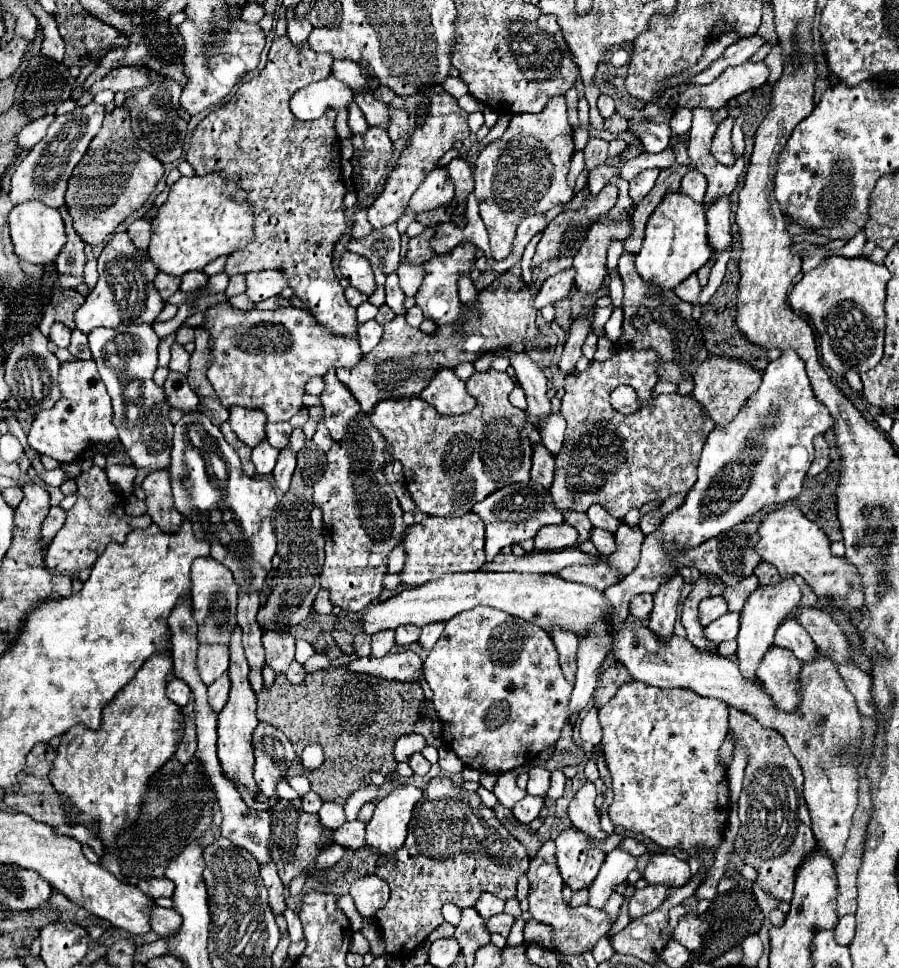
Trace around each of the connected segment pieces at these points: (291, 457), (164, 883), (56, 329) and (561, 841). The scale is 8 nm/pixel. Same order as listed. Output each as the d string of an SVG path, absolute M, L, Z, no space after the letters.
M290 448L280 450L278 462L276 462L274 470L272 470L272 476L274 476L276 486L278 486L282 492L288 492L290 478L292 478L292 474L294 474L294 468L296 468L296 452L290 450Z
M148 878L148 880L140 880L138 888L150 898L162 898L162 896L170 898L176 886L168 878Z
M60 322L52 324L52 328L50 328L50 340L52 340L58 348L68 348L68 344L70 344L70 334L72 334L72 330L66 328L66 326L60 324Z
M574 828L564 830L556 838L556 864L564 884L572 892L590 888L600 866L604 864L604 856L620 846L622 840L624 834L614 832L608 840L604 840L604 844L592 844L592 840L582 832Z

